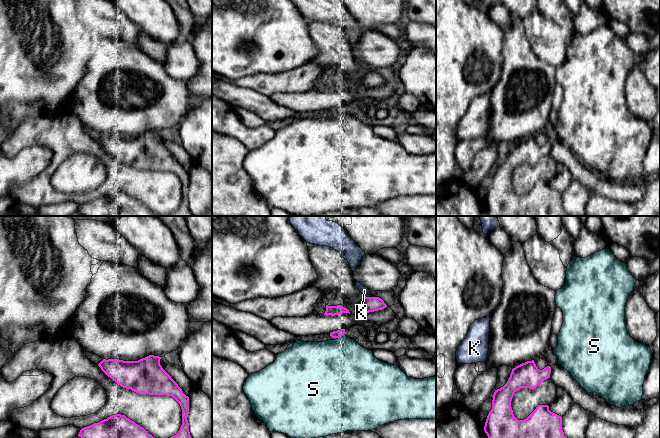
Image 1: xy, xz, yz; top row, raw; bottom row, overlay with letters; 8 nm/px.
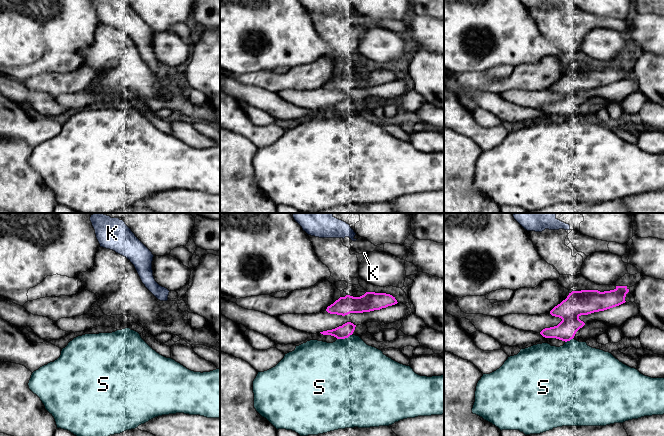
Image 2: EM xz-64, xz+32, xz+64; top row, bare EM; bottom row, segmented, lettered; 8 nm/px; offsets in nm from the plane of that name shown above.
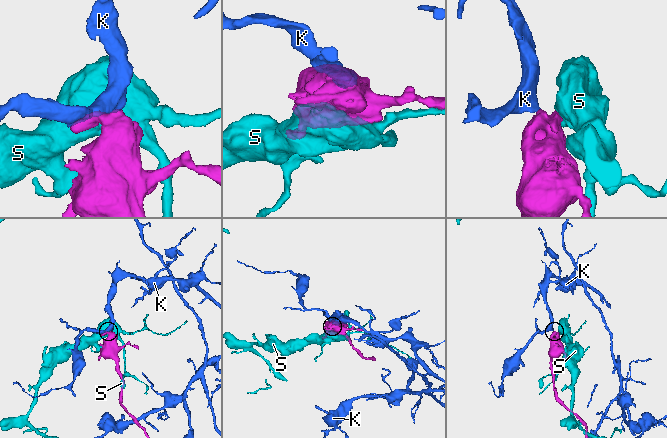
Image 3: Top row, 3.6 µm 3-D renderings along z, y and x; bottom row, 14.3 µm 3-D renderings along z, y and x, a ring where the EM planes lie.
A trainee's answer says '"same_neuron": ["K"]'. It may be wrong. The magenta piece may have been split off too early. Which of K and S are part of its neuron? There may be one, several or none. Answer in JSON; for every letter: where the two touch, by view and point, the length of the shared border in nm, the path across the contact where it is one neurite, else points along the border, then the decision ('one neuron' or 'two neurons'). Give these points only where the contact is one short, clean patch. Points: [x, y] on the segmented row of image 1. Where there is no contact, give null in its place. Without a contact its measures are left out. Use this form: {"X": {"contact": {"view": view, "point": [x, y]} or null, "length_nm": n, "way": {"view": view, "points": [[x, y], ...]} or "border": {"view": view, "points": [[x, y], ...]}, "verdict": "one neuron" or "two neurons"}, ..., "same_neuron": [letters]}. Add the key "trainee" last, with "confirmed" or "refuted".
{"K": {"contact": {"view": "xz", "point": [369, 297]}, "length_nm": 90, "way": {"view": "xz", "points": [[369, 304], [369, 297], [364, 290]]}, "verdict": "one neuron"}, "S": {"contact": {"view": "xz", "point": [341, 335]}, "length_nm": 70, "verdict": "two neurons"}, "same_neuron": ["K"], "trainee": "confirmed"}

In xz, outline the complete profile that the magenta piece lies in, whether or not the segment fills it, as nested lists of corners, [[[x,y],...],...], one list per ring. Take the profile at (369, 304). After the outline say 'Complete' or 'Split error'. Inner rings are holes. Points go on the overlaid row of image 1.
[[[356,282],[356,287],[364,295],[362,298],[361,307],[366,313],[382,310],[387,307],[381,298],[369,295],[369,289],[362,283]]]. Split error

